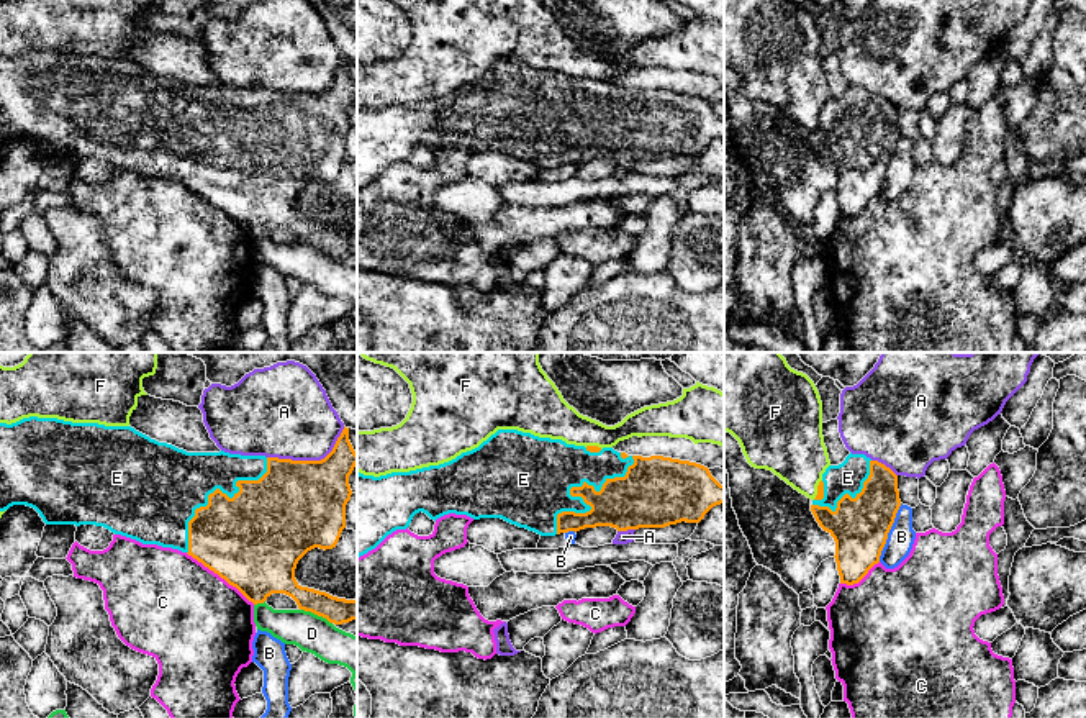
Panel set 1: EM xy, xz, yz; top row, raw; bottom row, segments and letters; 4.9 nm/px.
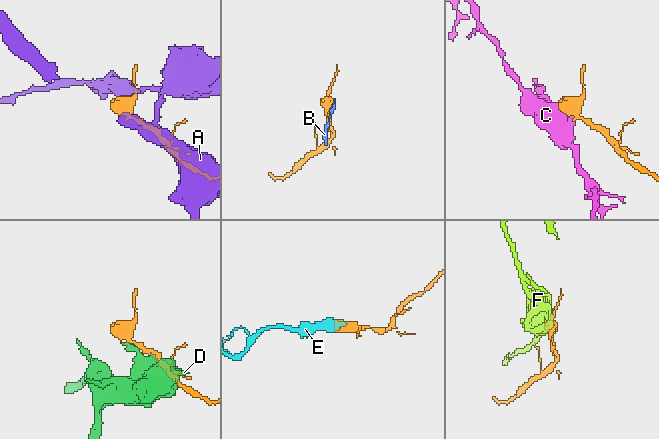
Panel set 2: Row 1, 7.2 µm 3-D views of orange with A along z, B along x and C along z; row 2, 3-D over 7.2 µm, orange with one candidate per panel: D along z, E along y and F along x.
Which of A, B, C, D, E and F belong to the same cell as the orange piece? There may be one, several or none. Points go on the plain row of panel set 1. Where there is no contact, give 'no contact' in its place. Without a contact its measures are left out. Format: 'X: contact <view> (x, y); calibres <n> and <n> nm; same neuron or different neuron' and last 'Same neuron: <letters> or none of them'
A: contact xy (310, 94); calibres 440 and 420 nm; different neuron
B: contact yz (888, 164); calibres 280 and 130 nm; different neuron
C: contact xy (220, 209); calibres 480 and 500 nm; different neuron
D: contact xy (316, 246); calibres 140 and 190 nm; different neuron
E: contact xz (570, 123); calibres 240 and 440 nm; same neuron
F: contact yz (818, 122); calibres 40 and 320 nm; different neuron
Same neuron: E

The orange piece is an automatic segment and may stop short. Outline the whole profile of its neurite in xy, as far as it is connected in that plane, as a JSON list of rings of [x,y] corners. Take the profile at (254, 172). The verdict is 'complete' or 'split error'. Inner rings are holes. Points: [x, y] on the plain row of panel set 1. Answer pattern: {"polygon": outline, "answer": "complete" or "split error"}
{"polygon": [[[29,49],[11,57],[0,56],[0,144],[26,138],[34,141],[46,157],[95,157],[143,177],[179,182],[236,220],[254,238],[264,236],[272,226],[285,226],[300,243],[342,257],[357,252],[357,233],[301,220],[295,202],[308,184],[336,180],[346,161],[346,138],[352,128],[349,108],[355,98],[357,85],[346,59],[324,92],[292,93],[224,84],[187,85],[151,72],[131,59]]], "answer": "split error"}

